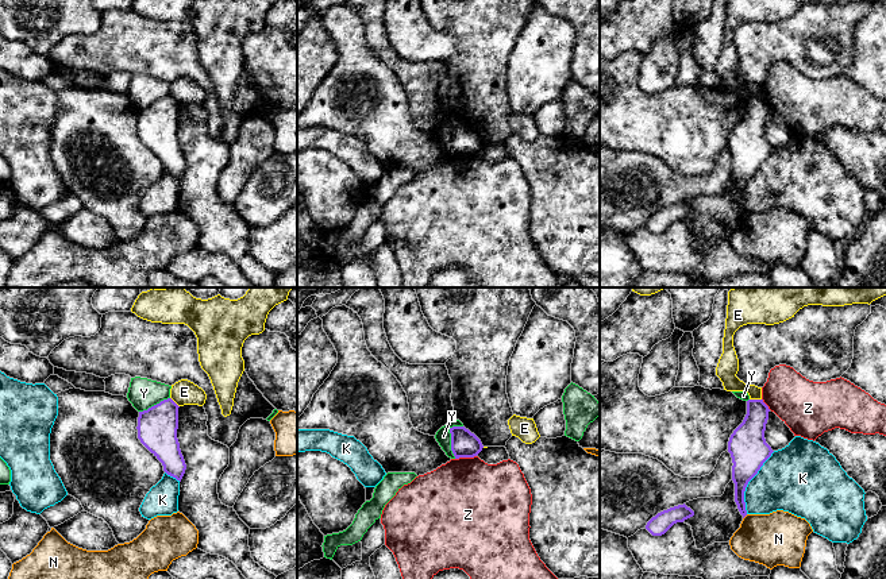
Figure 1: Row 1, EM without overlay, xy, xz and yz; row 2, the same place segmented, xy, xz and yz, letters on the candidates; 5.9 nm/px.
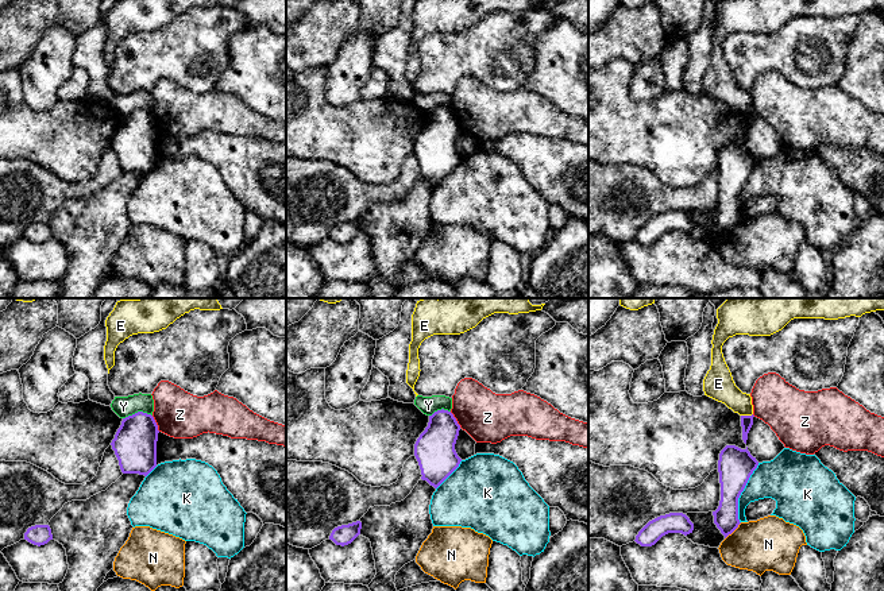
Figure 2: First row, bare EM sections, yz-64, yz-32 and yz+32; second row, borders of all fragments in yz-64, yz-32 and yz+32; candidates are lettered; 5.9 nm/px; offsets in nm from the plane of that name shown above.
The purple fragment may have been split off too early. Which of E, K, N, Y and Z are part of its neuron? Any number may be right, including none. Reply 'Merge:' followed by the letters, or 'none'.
Merge: none

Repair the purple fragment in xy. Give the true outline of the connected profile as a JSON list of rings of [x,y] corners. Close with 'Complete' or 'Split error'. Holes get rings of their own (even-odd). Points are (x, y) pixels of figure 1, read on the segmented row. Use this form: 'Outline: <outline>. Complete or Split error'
Outline: [[[172,399],[139,412],[138,439],[162,463],[163,471],[181,482],[186,464],[177,439],[178,405]]]. Complete

